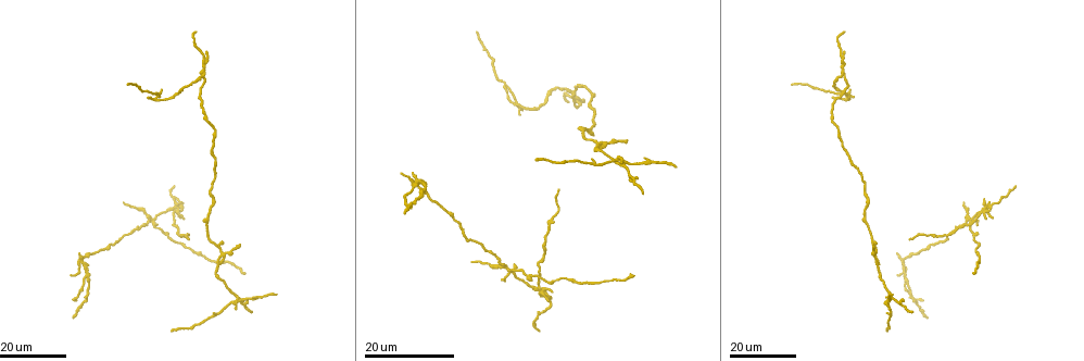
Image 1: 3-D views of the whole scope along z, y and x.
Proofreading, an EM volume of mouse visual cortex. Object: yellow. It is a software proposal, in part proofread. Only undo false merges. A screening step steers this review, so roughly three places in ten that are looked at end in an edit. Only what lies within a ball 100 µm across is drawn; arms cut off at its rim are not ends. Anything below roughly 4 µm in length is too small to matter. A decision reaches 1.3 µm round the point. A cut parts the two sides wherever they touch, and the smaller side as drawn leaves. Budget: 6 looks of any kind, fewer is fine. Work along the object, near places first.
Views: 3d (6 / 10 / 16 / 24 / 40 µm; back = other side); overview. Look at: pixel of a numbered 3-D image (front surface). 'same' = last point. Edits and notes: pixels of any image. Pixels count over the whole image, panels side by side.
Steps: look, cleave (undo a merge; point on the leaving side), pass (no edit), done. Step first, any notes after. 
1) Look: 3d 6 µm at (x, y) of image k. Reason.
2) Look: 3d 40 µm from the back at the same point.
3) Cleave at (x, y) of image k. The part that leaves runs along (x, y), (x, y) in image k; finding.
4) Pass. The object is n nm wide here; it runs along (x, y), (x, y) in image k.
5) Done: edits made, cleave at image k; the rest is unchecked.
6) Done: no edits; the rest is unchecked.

Look: 3d 16 µm at (223, 255) of image 1. Looks like a crossing.

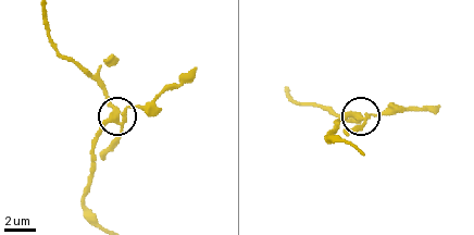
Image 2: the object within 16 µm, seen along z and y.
Look: 3d 10 µm at (122, 114) of image 2.

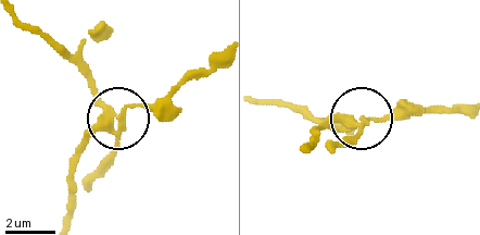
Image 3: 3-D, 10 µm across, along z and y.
Cleave at (106, 164) of image 3. 4 arms meet here; a second neuron is stuck on.

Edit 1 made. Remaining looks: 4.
Look: 3d 16 µm at (888, 302) of image 1. Three arms meet.

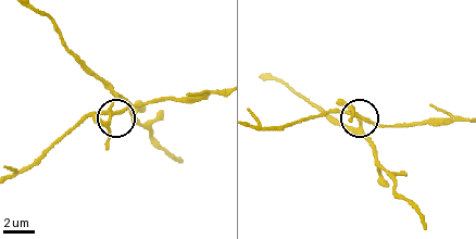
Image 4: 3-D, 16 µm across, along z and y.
Look: 3d 10 µm at (362, 116) of image 4.

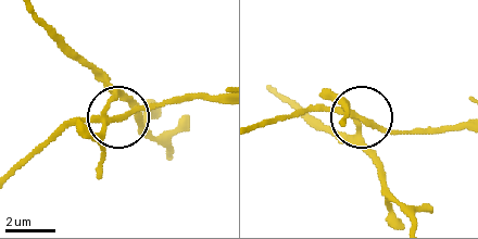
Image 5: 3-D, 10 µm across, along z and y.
Look: 3d 10 µm from the back at (360, 118) of image 5.

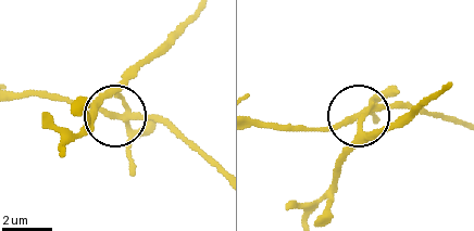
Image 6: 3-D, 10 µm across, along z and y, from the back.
Cleave at (164, 118) of image 6. The side arm is 13 µm long; the part that leaves runs along (127, 120), (169, 123), (219, 164) in image 6; two neurons meet here.

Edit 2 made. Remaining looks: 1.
Done: edits made, cleave at image 3, cleave at image 6; the rest is unchecked.

